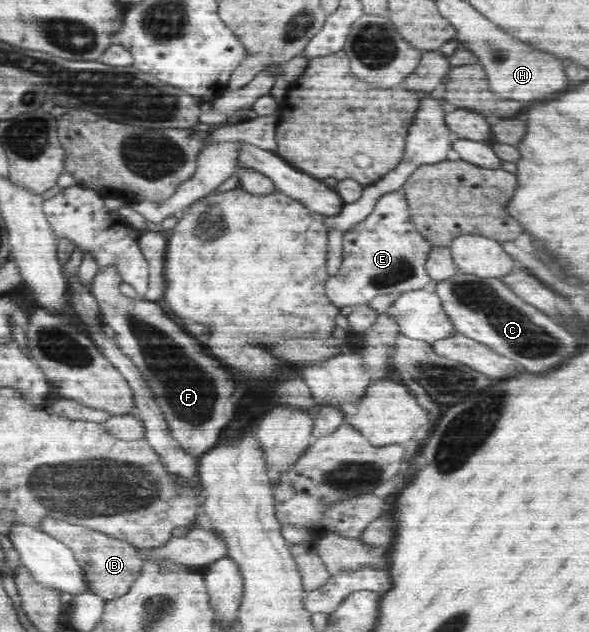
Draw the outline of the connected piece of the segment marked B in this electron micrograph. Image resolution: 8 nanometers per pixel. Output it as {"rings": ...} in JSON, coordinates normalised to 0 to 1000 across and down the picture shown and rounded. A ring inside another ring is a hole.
{"rings":[[[73,820],[70,837],[115,864],[134,891],[143,913],[149,918],[154,937],[173,943],[180,951],[209,943],[233,918],[244,894],[241,873],[209,853],[185,850],[151,835],[117,829],[107,823]]]}

